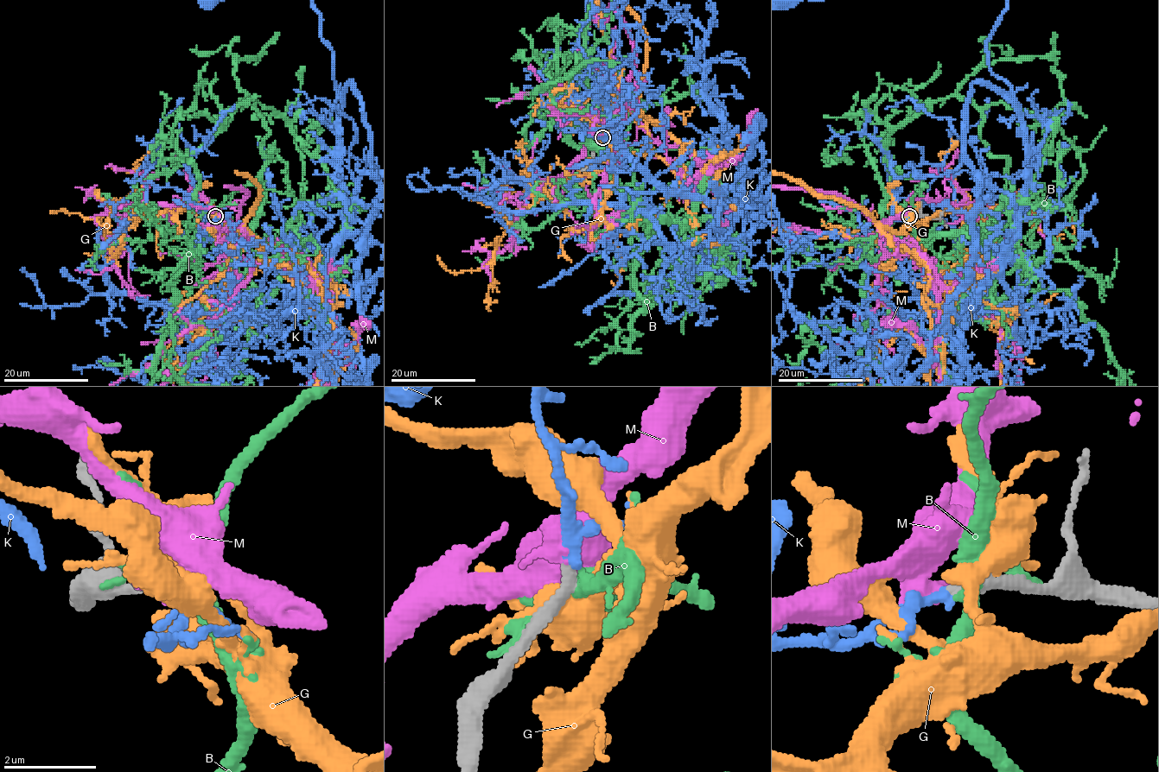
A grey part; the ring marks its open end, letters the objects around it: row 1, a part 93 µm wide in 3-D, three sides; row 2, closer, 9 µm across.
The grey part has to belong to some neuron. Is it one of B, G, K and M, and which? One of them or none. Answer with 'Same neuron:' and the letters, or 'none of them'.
Same neuron: K

